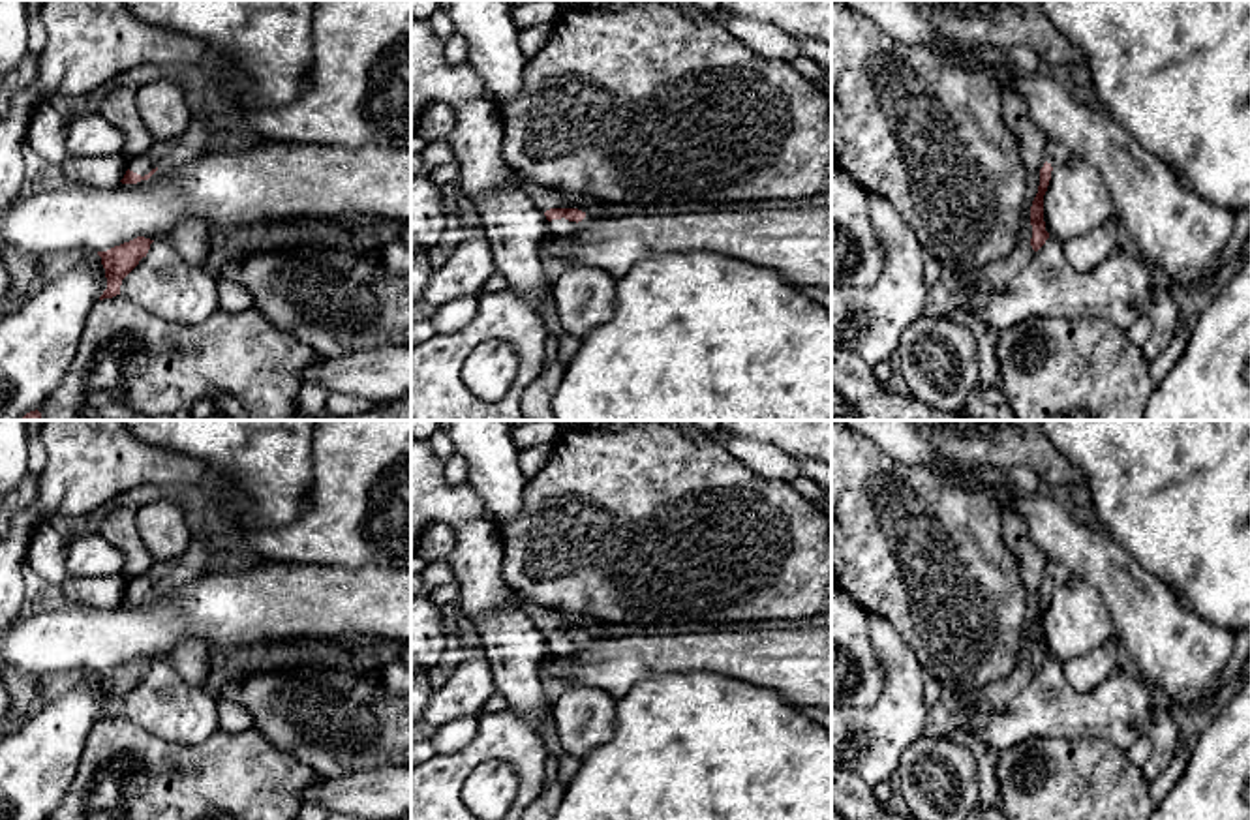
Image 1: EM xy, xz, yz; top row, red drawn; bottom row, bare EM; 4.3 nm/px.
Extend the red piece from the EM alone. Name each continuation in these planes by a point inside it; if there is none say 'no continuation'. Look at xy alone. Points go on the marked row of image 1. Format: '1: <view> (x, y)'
1: xy (196, 139)

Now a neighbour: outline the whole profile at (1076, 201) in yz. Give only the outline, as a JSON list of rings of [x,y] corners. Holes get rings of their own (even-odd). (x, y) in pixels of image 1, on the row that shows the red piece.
[[[1077,156],[1053,167],[1044,195],[1044,221],[1060,244],[1104,227],[1115,218],[1113,201],[1102,175]]]

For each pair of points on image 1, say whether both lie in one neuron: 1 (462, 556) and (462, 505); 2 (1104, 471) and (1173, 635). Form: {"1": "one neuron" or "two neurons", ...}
{"1": "two neurons", "2": "two neurons"}

